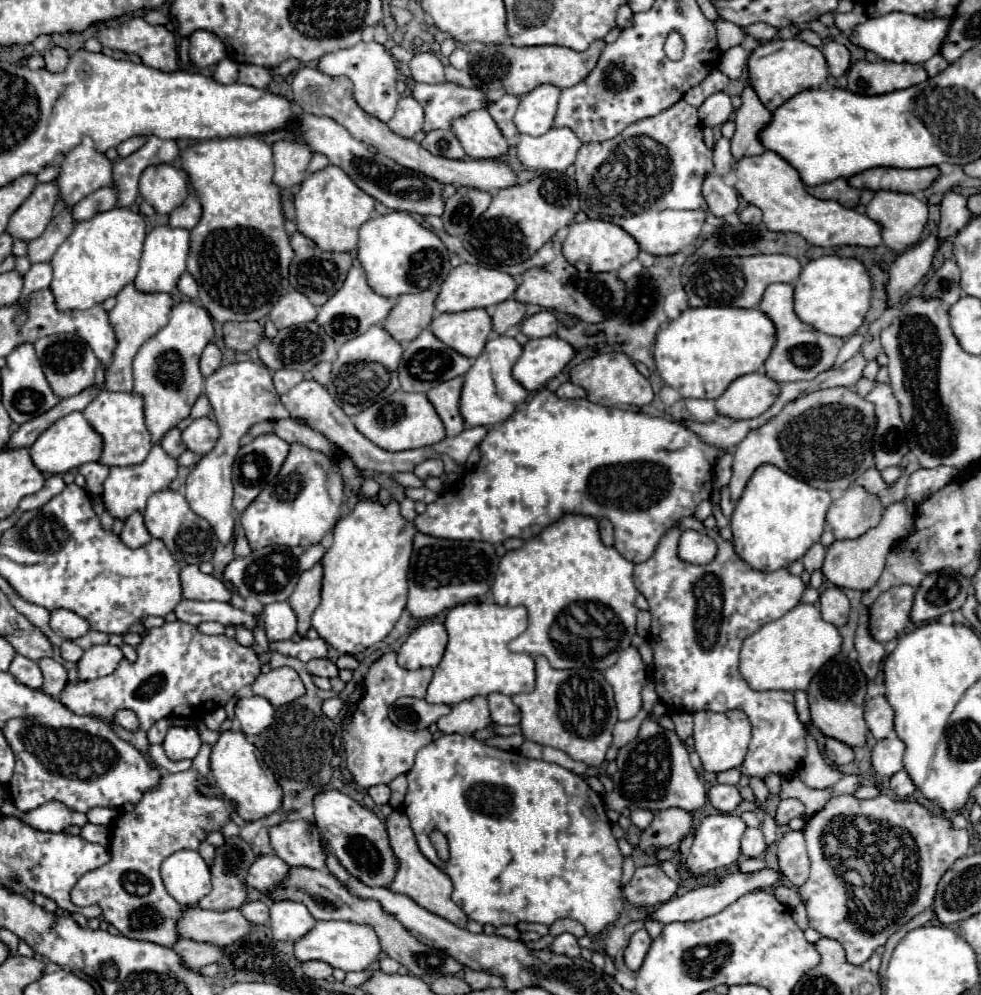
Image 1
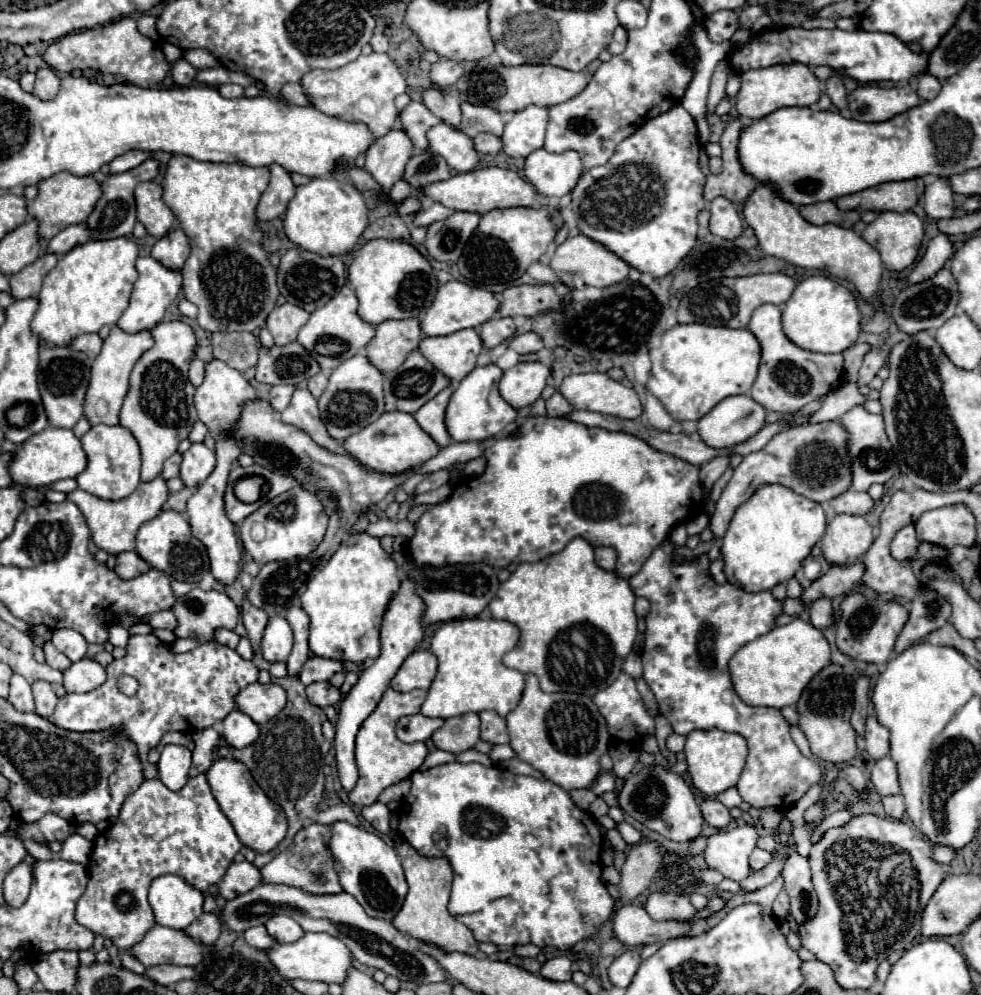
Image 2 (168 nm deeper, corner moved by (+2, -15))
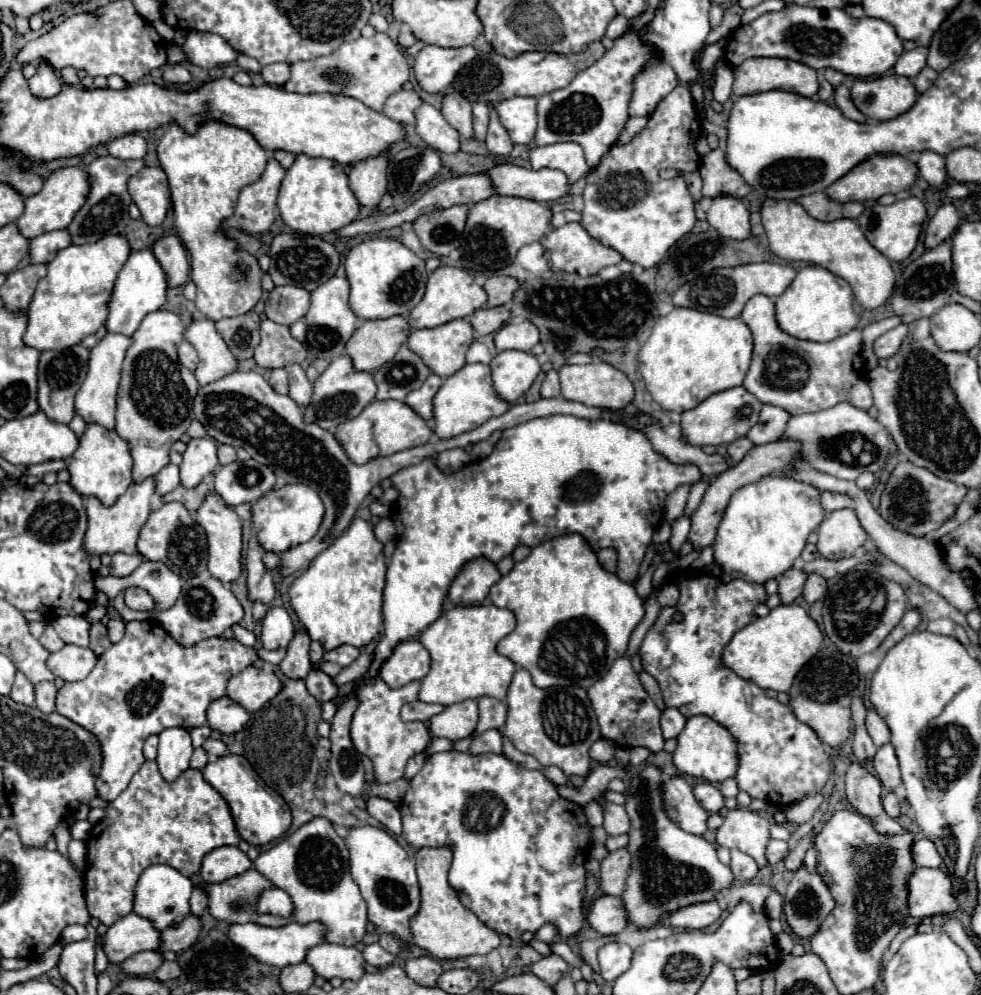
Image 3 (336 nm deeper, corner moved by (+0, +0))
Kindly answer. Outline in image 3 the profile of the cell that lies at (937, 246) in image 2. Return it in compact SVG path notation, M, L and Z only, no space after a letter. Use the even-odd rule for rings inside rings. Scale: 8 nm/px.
M953 203L941 205L937 209L937 213L933 215L933 219L927 225L927 237L925 237L925 247L937 247L941 241L945 241L947 237L951 237L951 233L957 229L959 225L959 213L955 209Z

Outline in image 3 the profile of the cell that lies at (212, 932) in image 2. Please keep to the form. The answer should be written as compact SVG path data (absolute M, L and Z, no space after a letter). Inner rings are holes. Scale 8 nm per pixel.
M195 915L185 917L185 921L181 921L181 925L173 925L173 929L161 931L161 945L157 951L159 953L185 951L187 947L191 947L197 941L199 929L201 929L201 923Z

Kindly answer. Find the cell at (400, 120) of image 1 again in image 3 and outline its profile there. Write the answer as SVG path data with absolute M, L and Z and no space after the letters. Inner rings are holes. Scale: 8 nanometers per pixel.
M369 157L369 161L361 161L349 173L349 187L355 193L359 205L363 207L377 207L381 197L387 191L387 177L385 177L385 157Z

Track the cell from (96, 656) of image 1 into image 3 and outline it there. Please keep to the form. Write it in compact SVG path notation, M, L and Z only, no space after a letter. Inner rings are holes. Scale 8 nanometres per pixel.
M63 645L59 651L47 657L49 671L55 677L61 677L63 681L85 679L95 663L97 663L97 655L91 649L79 645Z

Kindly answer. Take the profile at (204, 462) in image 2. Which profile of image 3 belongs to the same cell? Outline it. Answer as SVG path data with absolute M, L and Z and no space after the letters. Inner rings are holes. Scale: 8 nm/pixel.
M211 437L191 439L187 443L187 451L183 453L181 467L181 485L187 489L197 487L207 475L211 475L217 463L217 443Z

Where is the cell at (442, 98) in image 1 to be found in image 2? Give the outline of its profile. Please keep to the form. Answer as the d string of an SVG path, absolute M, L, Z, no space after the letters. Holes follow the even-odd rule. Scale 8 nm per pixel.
M411 102L401 112L401 122L403 122L403 130L411 136L415 148L427 150L429 148L427 132L435 124L441 124L441 118L437 118L423 102Z

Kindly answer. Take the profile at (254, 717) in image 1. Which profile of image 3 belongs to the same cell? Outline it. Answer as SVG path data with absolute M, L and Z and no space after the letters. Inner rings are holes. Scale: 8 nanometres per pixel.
M221 697L213 701L207 709L207 723L211 729L219 733L237 733L243 729L249 713L229 697Z

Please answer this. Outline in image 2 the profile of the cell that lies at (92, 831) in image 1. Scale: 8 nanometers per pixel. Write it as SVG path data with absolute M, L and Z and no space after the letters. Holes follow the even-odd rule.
M71 834L65 842L63 842L63 850L59 852L59 856L63 860L71 860L71 862L79 862L79 864L87 864L91 858L91 850L93 844L89 840L85 840L79 834Z

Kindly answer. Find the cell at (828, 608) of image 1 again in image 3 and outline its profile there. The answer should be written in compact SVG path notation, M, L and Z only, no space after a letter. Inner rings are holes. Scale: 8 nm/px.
M809 573L807 575L807 581L803 585L803 599L811 605L817 599L821 599L825 595L825 591L827 591L825 579L821 575L817 575L817 573Z

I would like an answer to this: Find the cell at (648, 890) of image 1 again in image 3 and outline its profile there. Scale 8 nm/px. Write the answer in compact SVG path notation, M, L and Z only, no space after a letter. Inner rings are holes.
M711 901L705 905L689 905L681 909L681 913L673 913L669 921L673 927L679 927L685 931L699 931L715 923L719 917L721 917L721 907L715 901Z

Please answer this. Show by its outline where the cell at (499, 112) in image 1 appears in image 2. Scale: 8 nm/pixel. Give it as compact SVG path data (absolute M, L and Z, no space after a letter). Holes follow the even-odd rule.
M483 132L483 134L475 136L473 140L475 140L475 148L479 148L479 152L483 152L483 154L499 154L503 148L501 138L495 134L489 134L489 132Z

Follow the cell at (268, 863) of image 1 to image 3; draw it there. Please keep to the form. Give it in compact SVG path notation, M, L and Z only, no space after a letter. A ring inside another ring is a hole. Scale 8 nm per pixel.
M217 847L203 857L199 875L205 883L221 883L225 877L235 877L249 869L253 863L237 847Z

